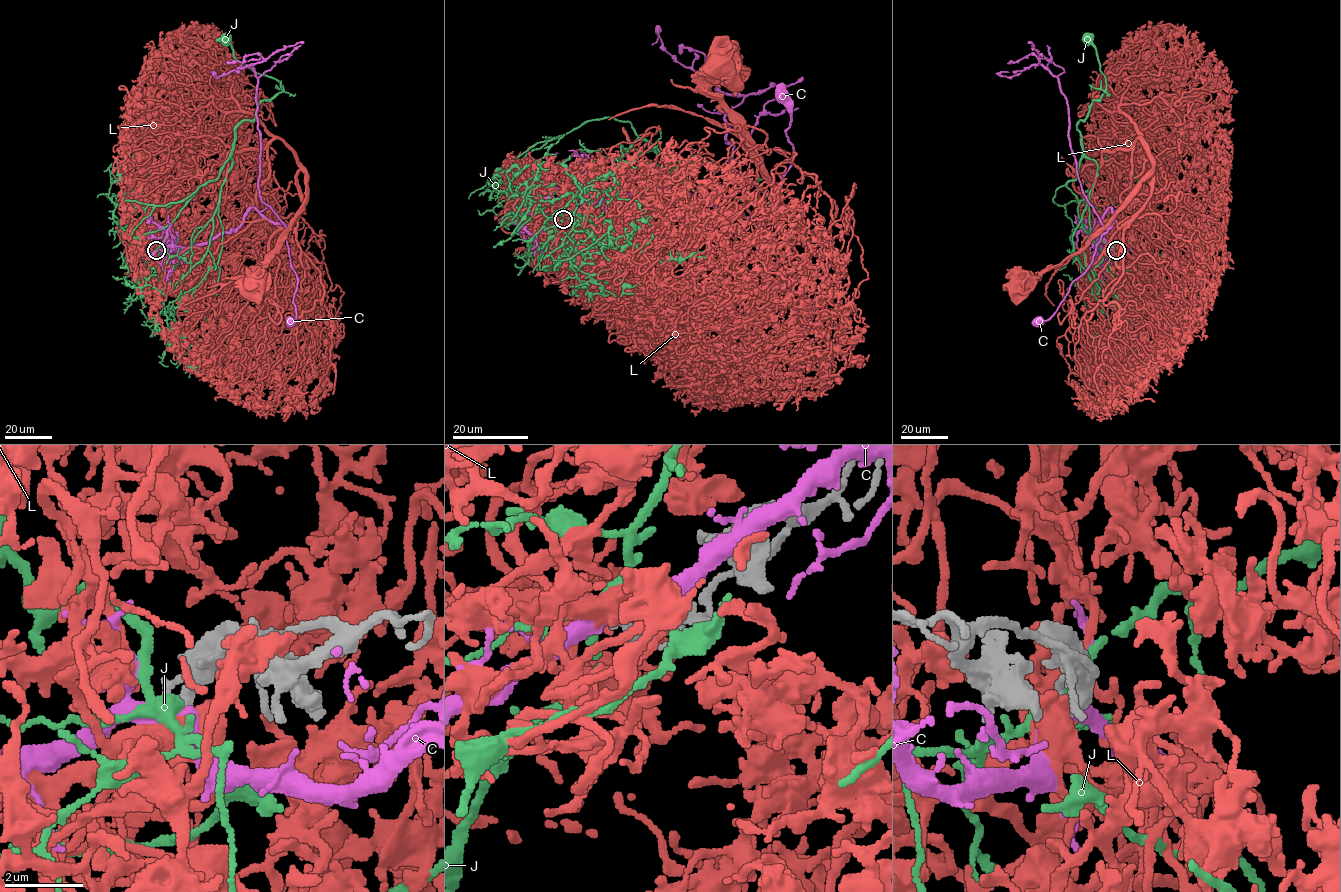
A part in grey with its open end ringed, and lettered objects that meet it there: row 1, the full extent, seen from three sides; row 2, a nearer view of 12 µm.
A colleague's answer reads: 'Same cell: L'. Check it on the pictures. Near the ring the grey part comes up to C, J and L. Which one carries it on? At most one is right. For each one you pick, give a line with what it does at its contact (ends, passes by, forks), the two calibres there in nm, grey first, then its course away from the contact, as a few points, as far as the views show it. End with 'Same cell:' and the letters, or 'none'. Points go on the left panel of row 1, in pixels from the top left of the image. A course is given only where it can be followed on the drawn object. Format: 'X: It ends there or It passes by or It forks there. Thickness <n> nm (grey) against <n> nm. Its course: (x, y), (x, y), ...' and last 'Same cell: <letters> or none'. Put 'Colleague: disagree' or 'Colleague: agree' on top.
Colleague: agree
L: It passes by. Thickness 360 nm (grey) against 550 nm. Its course: (155, 250), (156, 228), (212, 166), (279, 138), (305, 174), (305, 205), (245, 279), (250, 286)
Same cell: L

